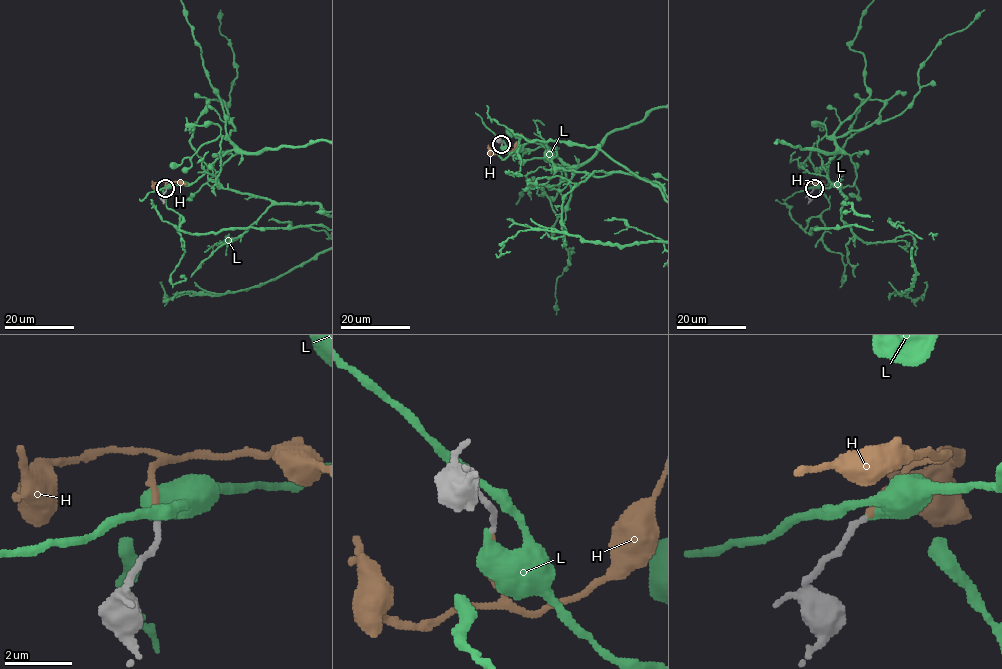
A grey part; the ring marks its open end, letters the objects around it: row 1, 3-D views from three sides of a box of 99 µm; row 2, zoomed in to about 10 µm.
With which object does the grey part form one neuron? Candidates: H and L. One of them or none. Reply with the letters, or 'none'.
H

